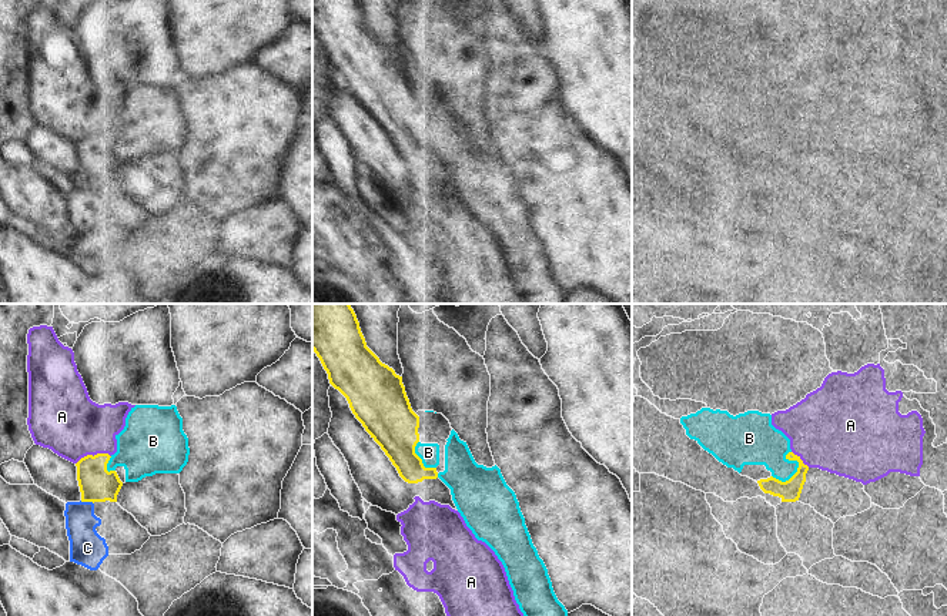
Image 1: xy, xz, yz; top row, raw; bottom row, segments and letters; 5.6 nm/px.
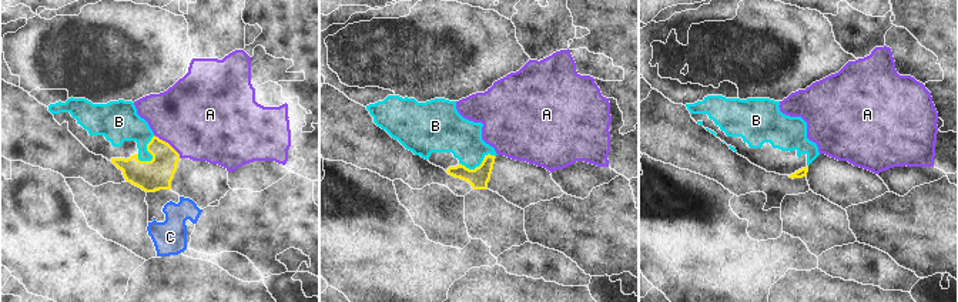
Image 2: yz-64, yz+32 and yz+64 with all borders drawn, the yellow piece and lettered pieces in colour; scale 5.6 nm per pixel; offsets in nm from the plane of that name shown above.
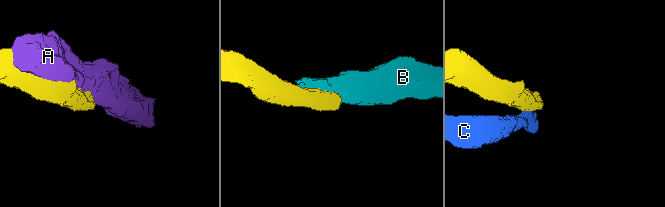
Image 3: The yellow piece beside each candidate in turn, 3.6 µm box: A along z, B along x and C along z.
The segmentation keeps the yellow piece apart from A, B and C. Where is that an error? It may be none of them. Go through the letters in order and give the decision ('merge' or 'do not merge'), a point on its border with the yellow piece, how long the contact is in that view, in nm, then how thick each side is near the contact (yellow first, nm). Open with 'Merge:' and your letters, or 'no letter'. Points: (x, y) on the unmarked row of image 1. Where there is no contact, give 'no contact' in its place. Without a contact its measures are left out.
Merge: B
A: do not merge; contact xy (91, 136); length 200 nm; calibres 190 and 360 nm
B: merge; contact yz (797, 151); length 190 nm; calibres 120 and 220 nm
C: do not merge; contact xy (87, 181); length 80 nm; calibres 190 and 190 nm

